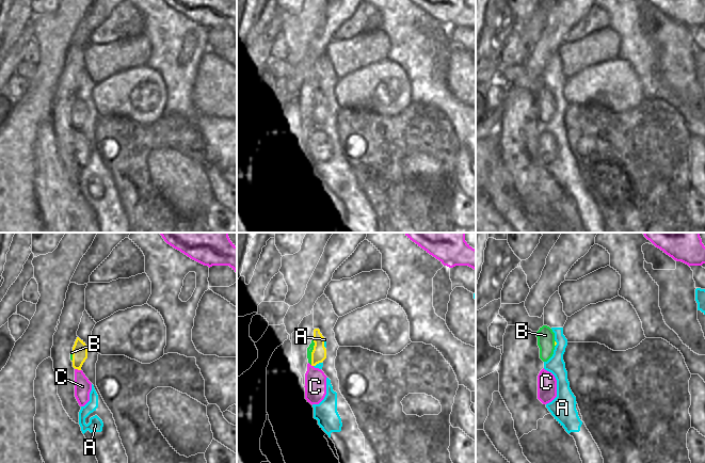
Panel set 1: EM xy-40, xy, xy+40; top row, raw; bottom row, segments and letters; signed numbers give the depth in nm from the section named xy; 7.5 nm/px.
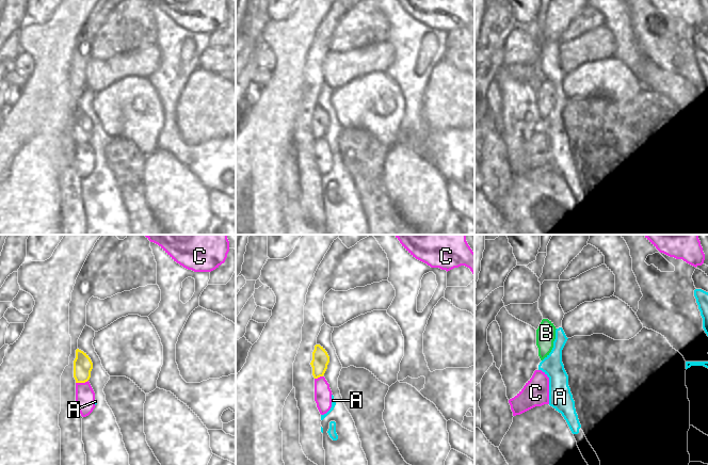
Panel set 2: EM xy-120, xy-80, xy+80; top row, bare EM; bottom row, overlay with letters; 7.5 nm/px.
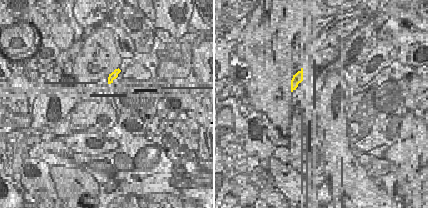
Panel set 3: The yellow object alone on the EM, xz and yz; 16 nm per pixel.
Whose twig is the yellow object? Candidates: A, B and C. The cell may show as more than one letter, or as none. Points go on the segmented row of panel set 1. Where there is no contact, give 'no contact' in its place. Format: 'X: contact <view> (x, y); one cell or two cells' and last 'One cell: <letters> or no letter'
A: contact xy (323, 342); two cells
B: contact xy (313, 351); one cell
C: contact xy-40 (78, 369); two cells
One cell: B

